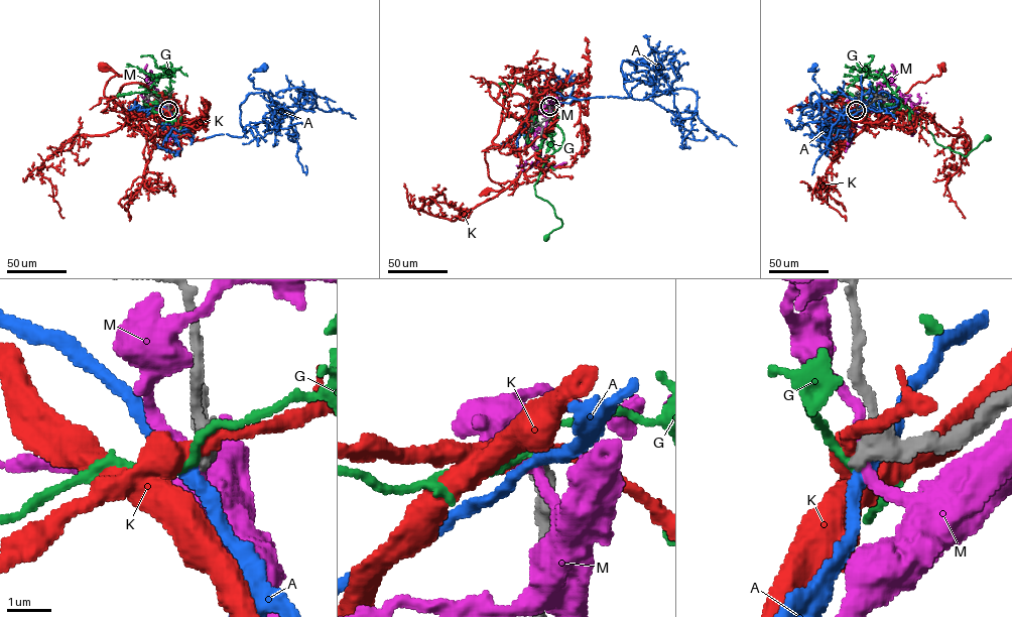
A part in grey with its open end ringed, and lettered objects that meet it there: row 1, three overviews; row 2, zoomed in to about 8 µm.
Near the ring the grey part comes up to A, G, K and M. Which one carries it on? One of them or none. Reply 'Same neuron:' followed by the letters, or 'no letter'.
Same neuron: no letter

